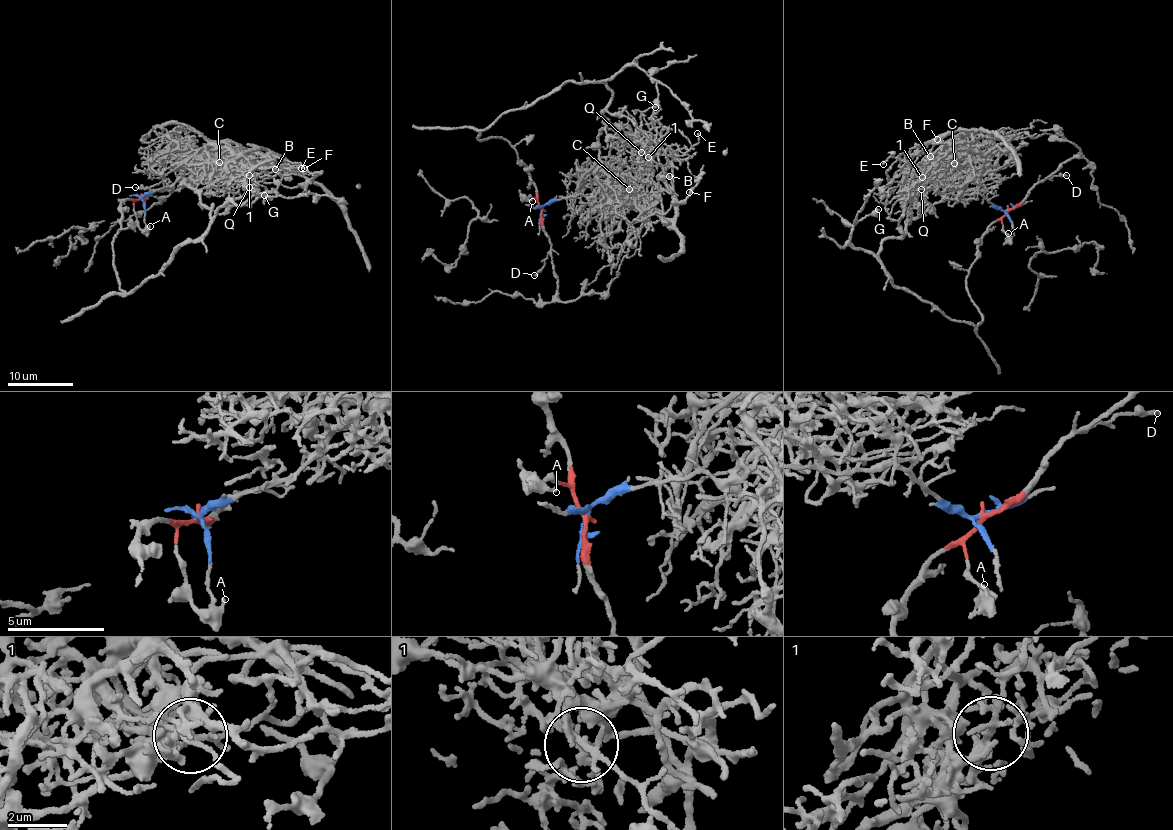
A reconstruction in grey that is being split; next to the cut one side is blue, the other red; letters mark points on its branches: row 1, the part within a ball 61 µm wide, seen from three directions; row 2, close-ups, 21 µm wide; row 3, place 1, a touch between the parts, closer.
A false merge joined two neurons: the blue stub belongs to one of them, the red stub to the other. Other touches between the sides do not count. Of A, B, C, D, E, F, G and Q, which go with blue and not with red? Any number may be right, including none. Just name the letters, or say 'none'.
B, C, E, F, Q

